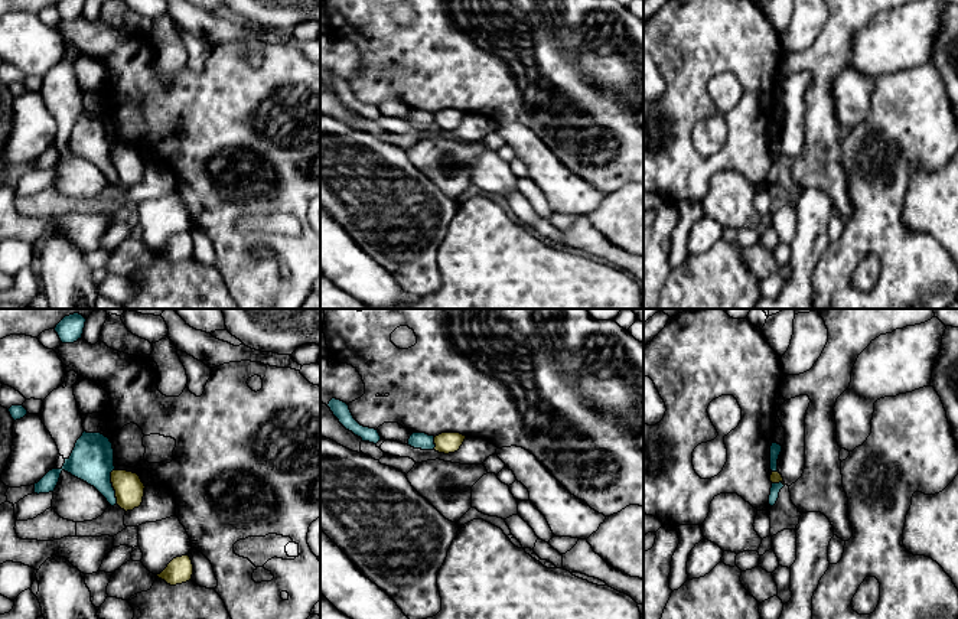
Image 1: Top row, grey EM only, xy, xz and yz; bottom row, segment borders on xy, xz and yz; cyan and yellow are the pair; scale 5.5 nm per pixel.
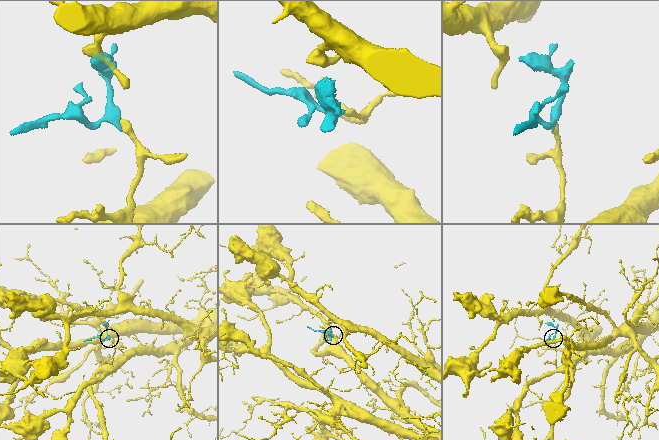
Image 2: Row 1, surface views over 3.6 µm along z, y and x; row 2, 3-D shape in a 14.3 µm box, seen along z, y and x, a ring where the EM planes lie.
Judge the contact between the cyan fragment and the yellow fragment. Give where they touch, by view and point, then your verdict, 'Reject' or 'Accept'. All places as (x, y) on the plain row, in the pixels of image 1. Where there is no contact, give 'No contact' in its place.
Touches cyan at xy (111, 163). Reject

